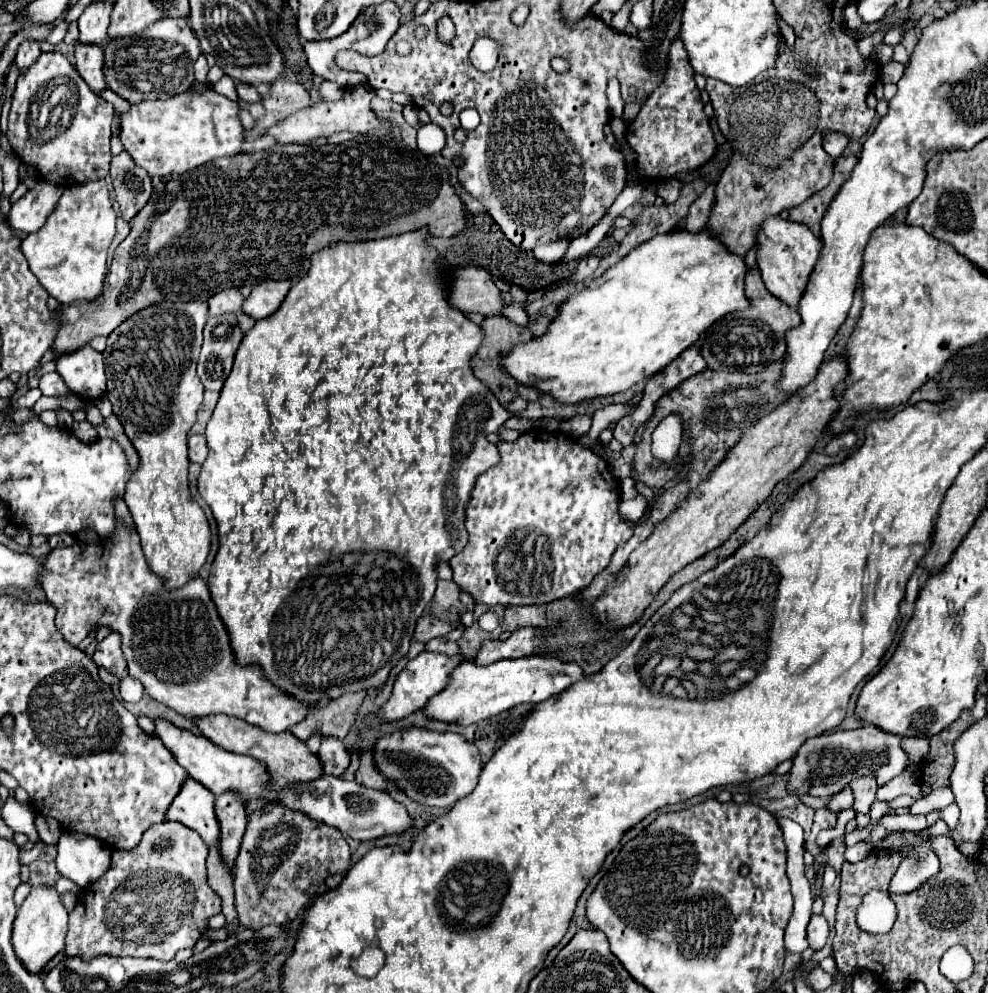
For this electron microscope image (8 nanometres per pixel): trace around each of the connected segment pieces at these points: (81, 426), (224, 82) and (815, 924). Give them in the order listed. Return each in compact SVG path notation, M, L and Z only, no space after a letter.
M86 420L76 423L74 434L78 439L86 443L95 441L98 436L96 428Z
M223 75L215 85L213 85L213 89L217 91L217 93L221 93L221 95L225 95L225 97L229 97L229 99L233 99L233 101L237 101L237 93L235 93L235 81L231 79L231 77L227 77L227 75Z
M813 915L807 925L807 941L811 949L821 949L829 937L829 927L823 915Z

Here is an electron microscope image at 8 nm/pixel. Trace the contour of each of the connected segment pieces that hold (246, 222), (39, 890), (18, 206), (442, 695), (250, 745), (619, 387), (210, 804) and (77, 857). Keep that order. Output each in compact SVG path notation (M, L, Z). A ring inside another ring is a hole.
M357 137L353 141L341 143L341 145L283 145L283 147L271 147L269 151L253 153L253 155L237 155L237 157L223 157L211 161L209 167L209 185L187 185L185 183L185 173L183 181L181 177L171 179L165 183L165 189L161 191L161 197L151 197L151 201L135 215L131 223L131 233L119 243L113 255L113 263L105 275L103 283L103 293L95 301L75 301L71 305L61 305L57 309L57 315L61 319L61 329L55 337L53 349L57 353L63 351L75 351L83 345L89 343L91 337L103 335L107 337L115 327L119 327L125 319L131 317L131 313L141 311L149 305L157 305L161 301L207 301L211 295L229 289L229 287L243 287L243 283L263 283L267 279L301 279L307 269L311 267L311 255L317 253L323 247L329 247L339 241L365 241L365 239L381 239L381 237L391 237L391 235L401 235L407 231L417 231L427 227L429 237L453 237L455 233L461 231L461 199L453 191L449 183L447 169L439 167L437 163L431 161L431 157L423 155L421 151L409 149L401 145L395 139L377 139L377 137ZM245 261L247 261L247 275L253 277L255 281L243 281L245 279Z
M33 887L25 903L19 907L15 923L13 923L13 933L11 933L11 943L17 959L21 965L33 973L39 975L45 965L63 951L63 941L67 935L67 911L59 899L59 893L53 891L53 887Z
M39 181L33 189L29 189L15 205L11 205L9 211L9 225L15 227L15 231L23 233L35 233L43 227L51 211L55 209L59 197L61 197L61 187L55 187L53 183Z
M521 657L521 659L503 659L487 667L479 667L471 661L459 663L451 675L445 689L433 695L425 707L423 715L431 721L473 725L483 719L491 719L515 705L521 703L541 703L551 695L559 695L569 685L581 681L585 675L575 663L561 663L553 657Z
M219 713L219 715L205 715L205 717L195 717L195 723L201 731L203 737L207 737L209 741L213 741L217 747L231 751L231 753L243 753L243 755L251 755L259 761L263 761L267 765L267 769L273 775L273 786L271 791L275 793L281 787L287 786L287 783L295 783L295 781L311 781L311 779L319 779L319 775L323 773L319 757L313 755L307 745L301 739L295 739L295 735L287 733L267 733L255 725L243 723L237 717Z
M681 229L675 233L655 235L609 267L601 277L595 277L585 289L571 293L561 303L547 331L527 343L517 343L501 357L501 367L517 383L527 385L529 379L533 381L529 387L569 405L627 391L635 383L649 379L667 367L715 321L727 313L743 311L747 307L747 297L743 295L745 273L747 267L743 257L727 255L719 243L713 243L707 231L691 235Z
M187 777L167 809L167 821L179 821L197 831L205 843L219 843L219 823L215 819L215 795L199 781Z
M63 833L57 843L57 871L79 887L95 883L111 865L111 849L83 833Z

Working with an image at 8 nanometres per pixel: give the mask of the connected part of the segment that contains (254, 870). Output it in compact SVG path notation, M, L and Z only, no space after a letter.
M265 805L253 813L249 813L247 819L247 831L243 835L241 851L235 861L235 909L237 919L245 929L257 931L267 925L283 925L293 919L297 919L307 905L315 899L317 889L325 883L325 879L333 873L347 873L351 867L349 861L349 847L343 839L343 835L335 829L325 825L323 821L309 819L303 813L291 811L287 807L279 805Z

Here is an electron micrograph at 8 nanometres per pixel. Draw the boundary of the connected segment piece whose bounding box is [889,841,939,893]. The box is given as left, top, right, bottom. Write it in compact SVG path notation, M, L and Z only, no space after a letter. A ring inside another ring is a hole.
M927 841L921 845L913 845L913 855L903 859L899 865L889 891L891 893L911 893L923 885L929 877L939 873L939 859L933 851L927 851Z

